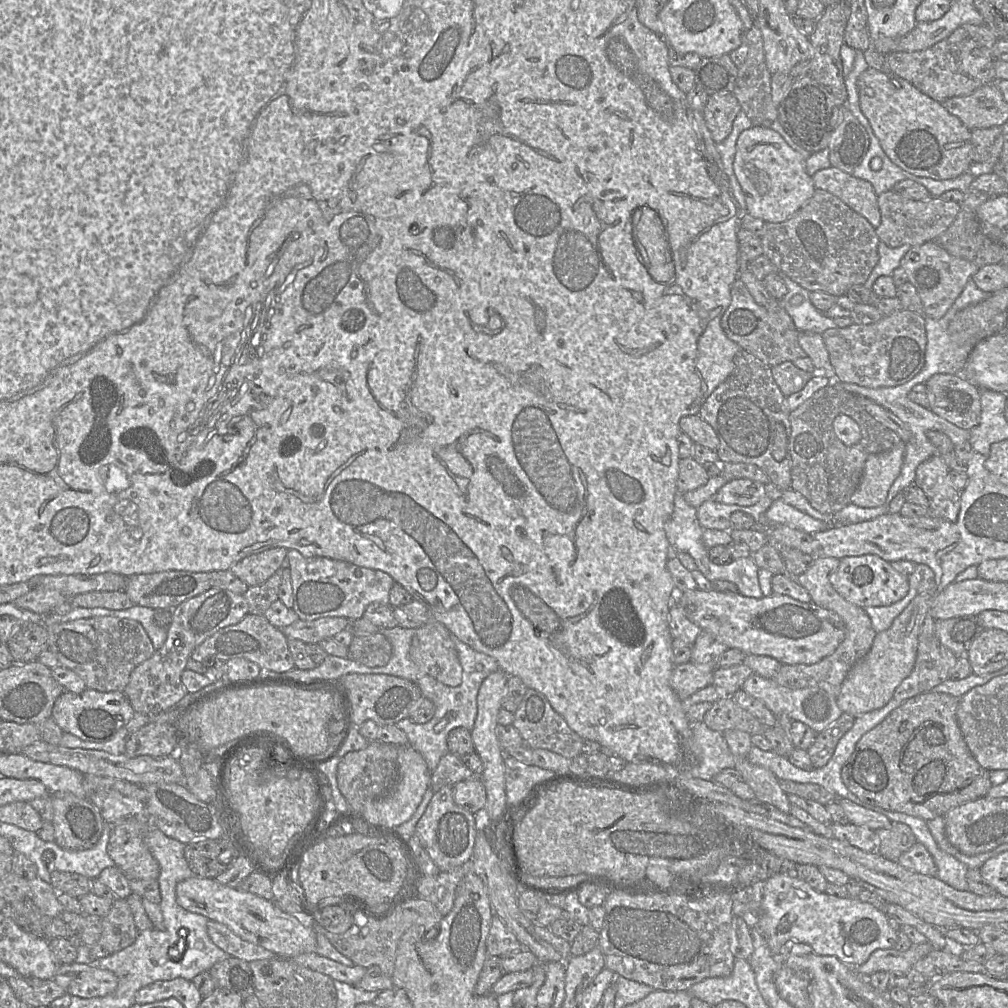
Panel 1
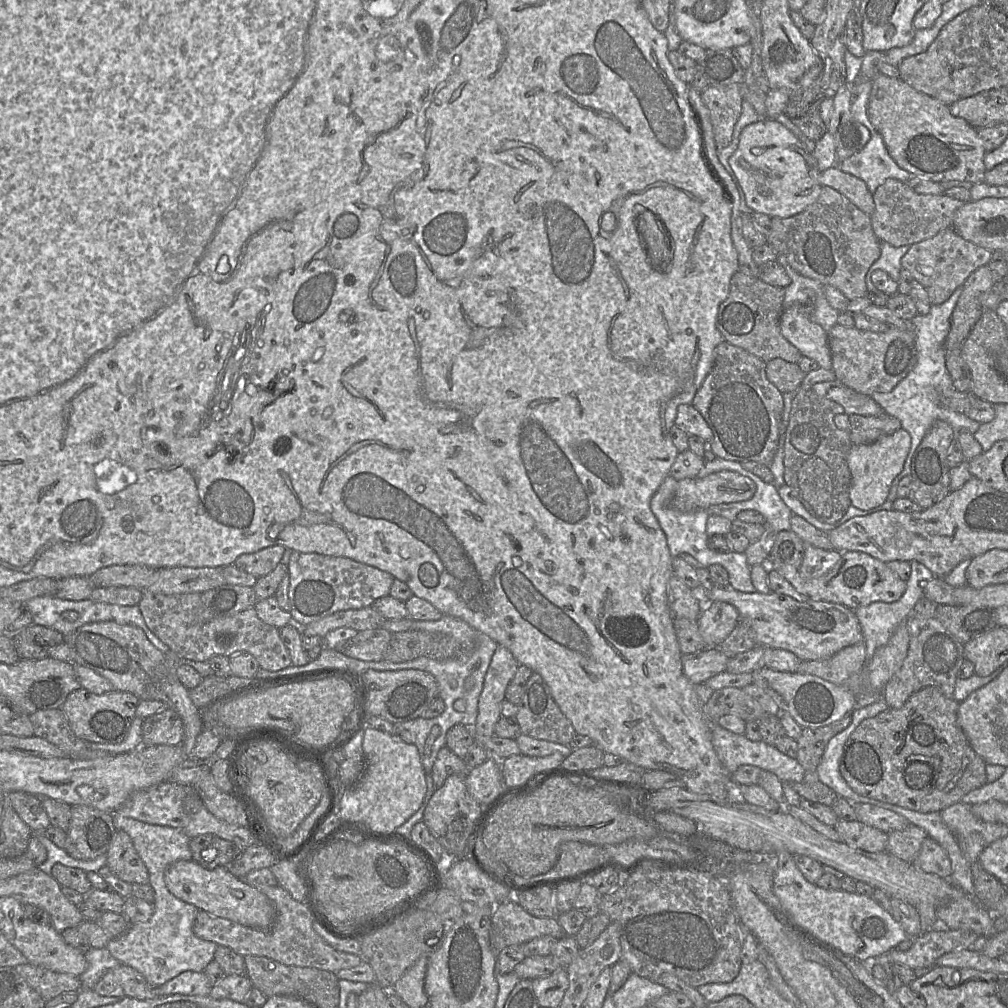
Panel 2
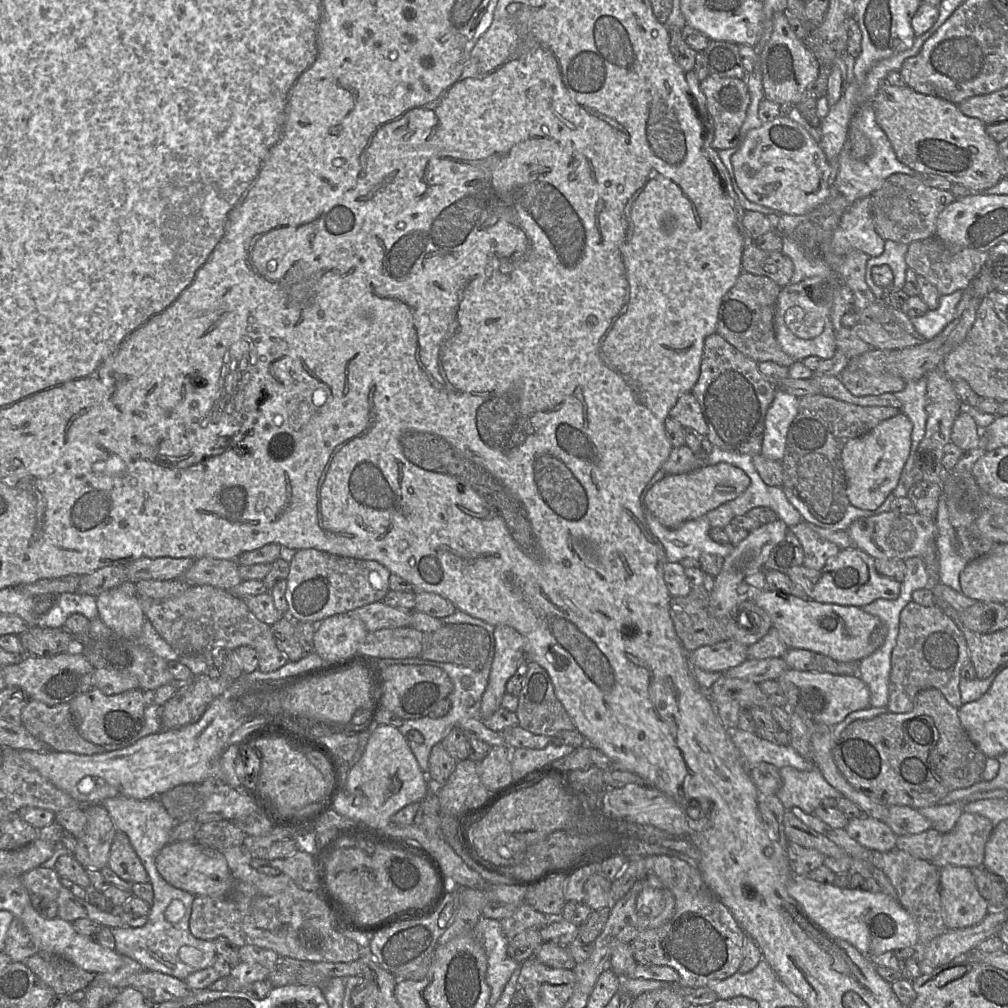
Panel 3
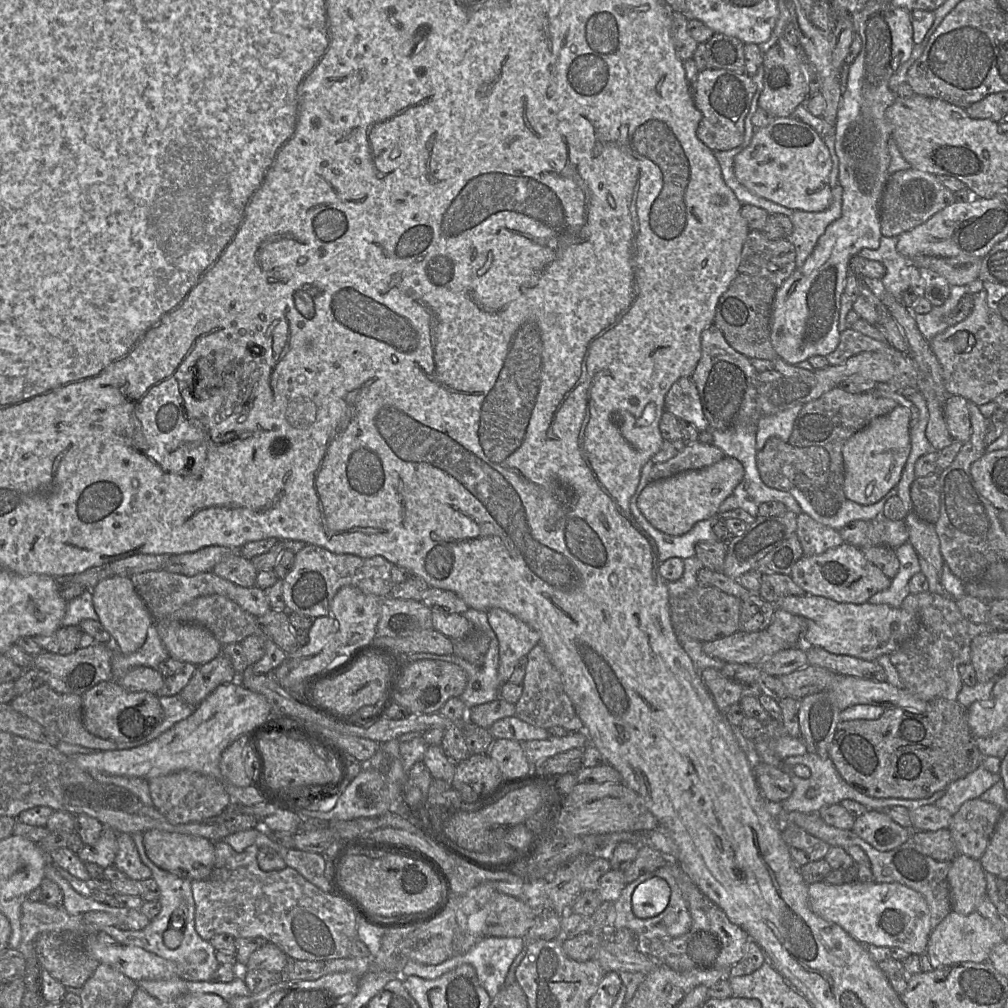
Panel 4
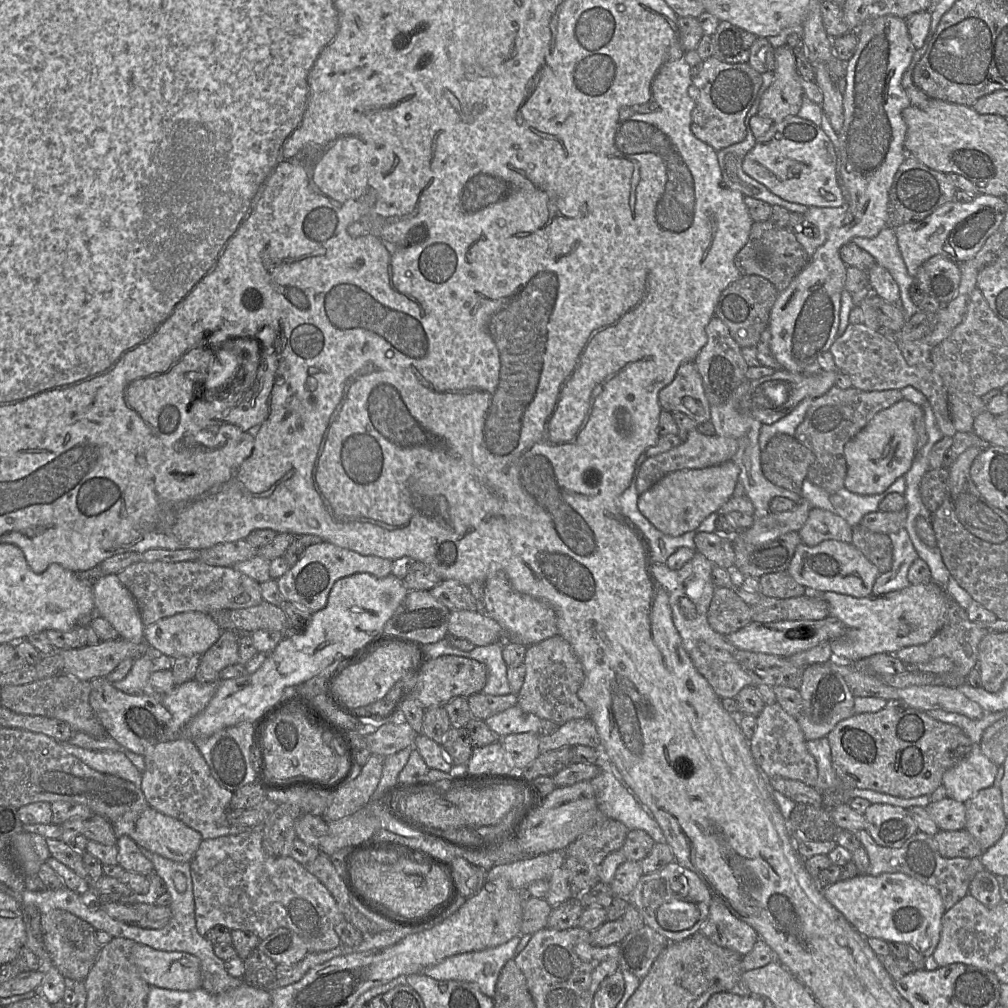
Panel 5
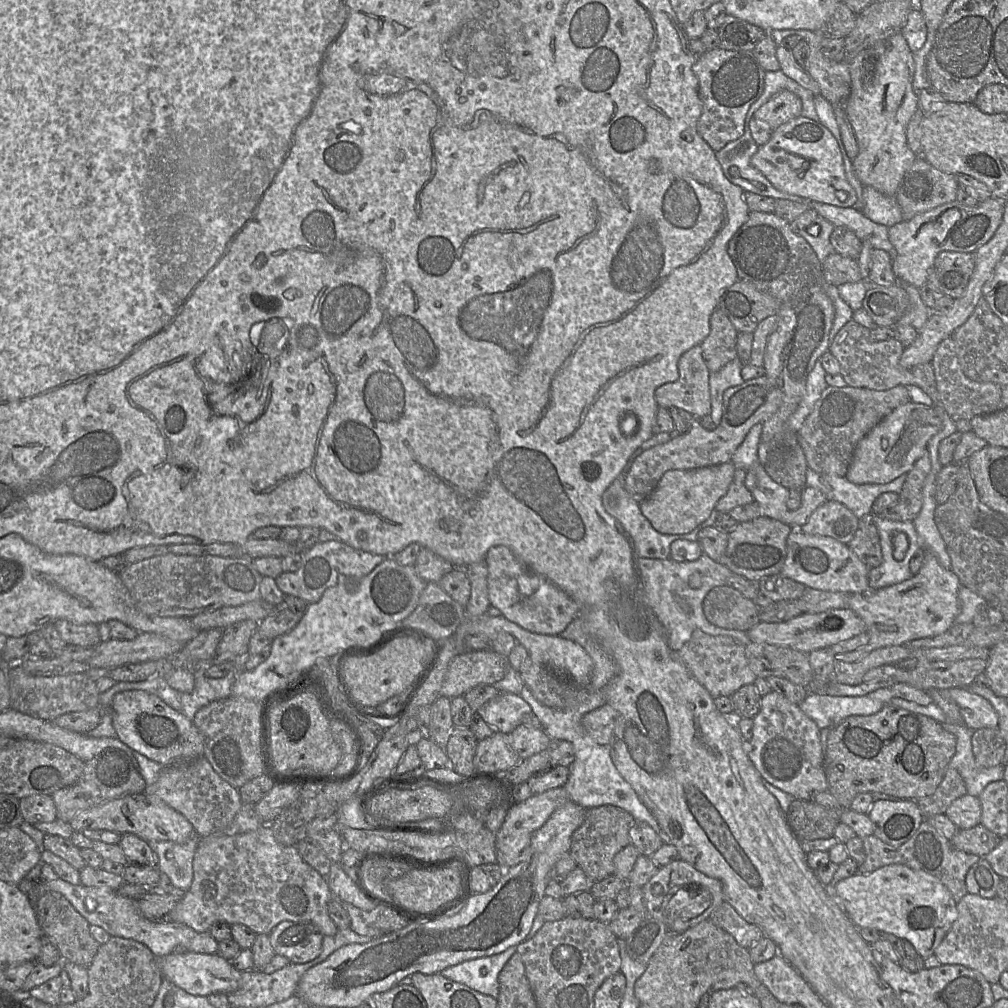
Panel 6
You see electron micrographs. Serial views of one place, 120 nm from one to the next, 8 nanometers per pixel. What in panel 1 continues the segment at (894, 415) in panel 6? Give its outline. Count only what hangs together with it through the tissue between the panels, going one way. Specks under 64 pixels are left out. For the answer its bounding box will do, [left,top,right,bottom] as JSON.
[851,442,905,508]

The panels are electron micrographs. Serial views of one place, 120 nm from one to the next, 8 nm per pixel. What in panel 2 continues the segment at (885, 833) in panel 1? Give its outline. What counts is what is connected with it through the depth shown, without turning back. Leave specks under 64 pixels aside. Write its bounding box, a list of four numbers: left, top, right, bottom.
[886,823,927,862]

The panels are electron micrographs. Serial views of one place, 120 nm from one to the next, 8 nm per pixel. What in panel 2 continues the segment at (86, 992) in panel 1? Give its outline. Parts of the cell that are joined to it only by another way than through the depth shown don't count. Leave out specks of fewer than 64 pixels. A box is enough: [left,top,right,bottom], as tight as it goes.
[93,965,157,1000]

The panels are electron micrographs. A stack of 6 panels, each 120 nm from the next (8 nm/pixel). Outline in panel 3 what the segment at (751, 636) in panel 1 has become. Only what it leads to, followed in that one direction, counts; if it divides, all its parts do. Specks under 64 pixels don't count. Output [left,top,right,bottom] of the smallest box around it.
[751,590,887,662]

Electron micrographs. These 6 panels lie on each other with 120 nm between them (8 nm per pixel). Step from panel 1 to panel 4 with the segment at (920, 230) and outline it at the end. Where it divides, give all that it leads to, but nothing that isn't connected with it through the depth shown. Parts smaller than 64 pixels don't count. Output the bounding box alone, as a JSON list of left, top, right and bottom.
[880,167,954,237]

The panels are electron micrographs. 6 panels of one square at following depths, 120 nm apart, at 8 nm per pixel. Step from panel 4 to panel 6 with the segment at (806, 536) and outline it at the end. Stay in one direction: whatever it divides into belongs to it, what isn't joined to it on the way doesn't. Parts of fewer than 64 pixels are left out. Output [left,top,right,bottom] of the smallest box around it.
[802,500,859,545]

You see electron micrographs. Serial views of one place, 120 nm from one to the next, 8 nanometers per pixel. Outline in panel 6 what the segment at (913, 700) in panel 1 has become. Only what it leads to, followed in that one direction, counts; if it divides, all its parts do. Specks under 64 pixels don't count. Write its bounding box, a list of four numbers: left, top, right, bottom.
[824,703,956,809]

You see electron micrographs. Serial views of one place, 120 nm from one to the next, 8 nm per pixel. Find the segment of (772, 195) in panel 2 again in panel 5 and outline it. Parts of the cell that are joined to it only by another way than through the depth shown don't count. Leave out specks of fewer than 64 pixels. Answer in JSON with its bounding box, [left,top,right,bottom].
[742,116,845,208]

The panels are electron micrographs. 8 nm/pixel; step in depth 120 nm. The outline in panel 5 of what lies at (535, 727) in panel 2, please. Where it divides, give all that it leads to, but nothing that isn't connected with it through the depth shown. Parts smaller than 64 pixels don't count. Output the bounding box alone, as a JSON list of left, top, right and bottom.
[516,635,588,725]

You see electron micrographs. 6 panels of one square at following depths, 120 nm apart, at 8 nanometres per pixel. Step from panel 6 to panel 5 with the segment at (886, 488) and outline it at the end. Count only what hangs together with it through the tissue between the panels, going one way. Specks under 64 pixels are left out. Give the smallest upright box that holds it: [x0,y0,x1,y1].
[800,477,905,526]

